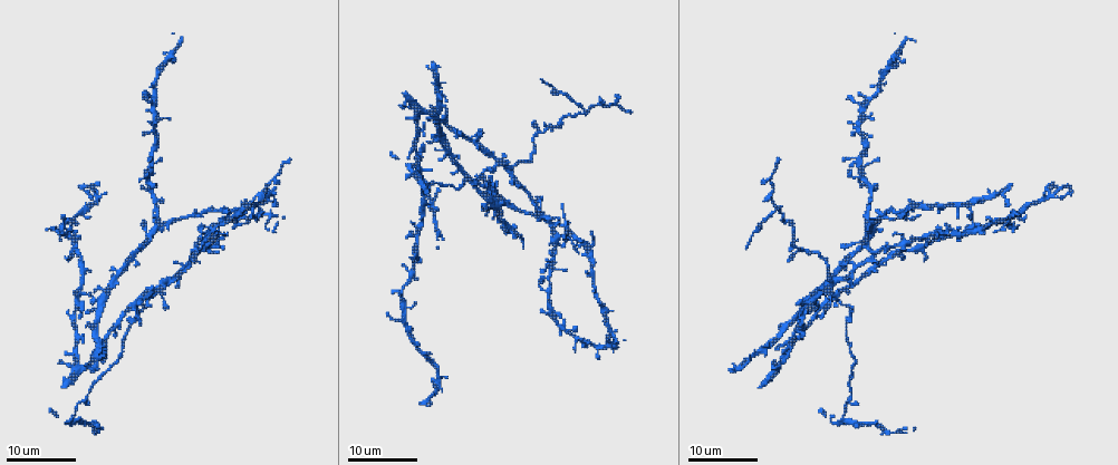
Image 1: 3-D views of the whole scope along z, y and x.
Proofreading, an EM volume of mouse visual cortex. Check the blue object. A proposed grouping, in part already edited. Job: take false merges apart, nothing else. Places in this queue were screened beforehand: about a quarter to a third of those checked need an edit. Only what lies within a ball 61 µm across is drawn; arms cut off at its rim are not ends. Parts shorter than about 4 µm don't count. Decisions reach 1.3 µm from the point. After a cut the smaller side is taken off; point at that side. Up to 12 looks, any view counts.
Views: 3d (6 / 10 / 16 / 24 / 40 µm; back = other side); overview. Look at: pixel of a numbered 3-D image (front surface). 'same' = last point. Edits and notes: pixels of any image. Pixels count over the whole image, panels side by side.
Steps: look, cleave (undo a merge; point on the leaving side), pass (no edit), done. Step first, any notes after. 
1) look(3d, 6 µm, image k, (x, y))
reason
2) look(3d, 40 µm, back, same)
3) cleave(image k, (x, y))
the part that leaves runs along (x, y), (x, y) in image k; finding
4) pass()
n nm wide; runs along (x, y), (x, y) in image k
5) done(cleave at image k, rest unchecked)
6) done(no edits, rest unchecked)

look(3d, 24 µm, image 1, (149, 239))
four or more arms meet

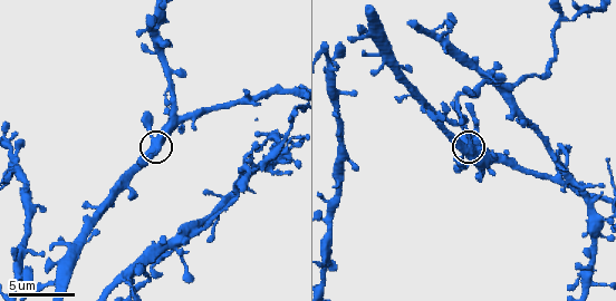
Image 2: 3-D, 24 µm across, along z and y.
look(3d, 6 µm, image 2, (470, 142))

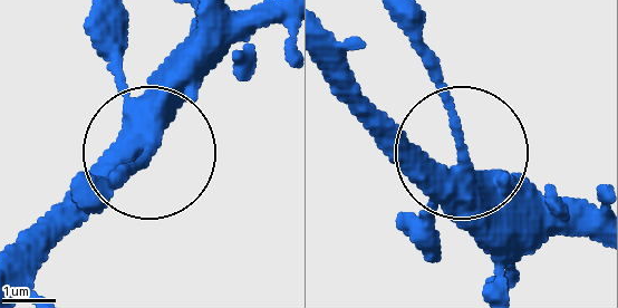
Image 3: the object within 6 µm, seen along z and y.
pass()
4 arms; all the same neuron

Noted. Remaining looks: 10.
look(3d, 10 µm, image 2, (487, 81))
arms run side by side

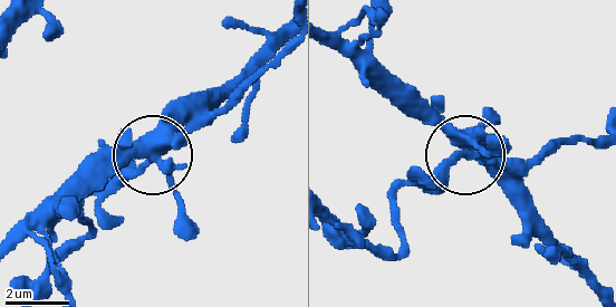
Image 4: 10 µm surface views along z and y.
pass()
300 nm wide; runs along (17, 242), (150, 155), (99, 208) in image 4; all the same neuron

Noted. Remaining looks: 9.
look(3d, 10 µm, image 2, (571, 17))
a narrow waist

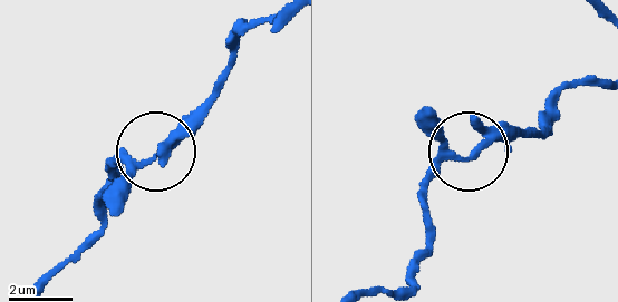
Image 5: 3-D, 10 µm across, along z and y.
look(3d, 6 µm, image 5, (153, 156))
closer look

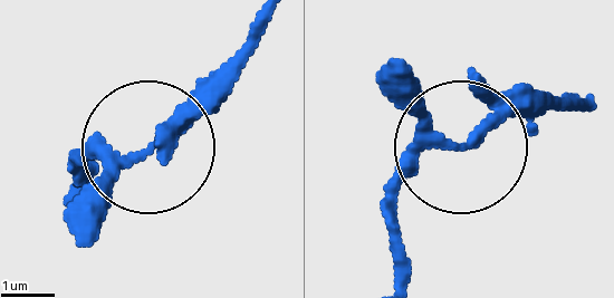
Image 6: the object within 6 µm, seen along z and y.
pass()
one neuron here

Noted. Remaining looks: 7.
look(3d, 16 µm, image 1, (474, 179))
side arm on a straight run

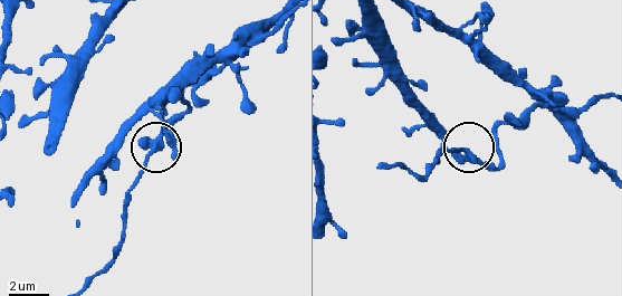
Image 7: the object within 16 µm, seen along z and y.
look(3d, 6 µm, image 7, (463, 152))

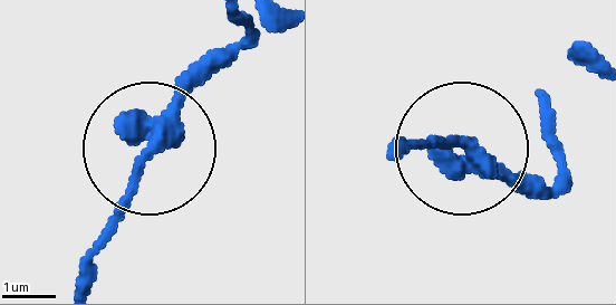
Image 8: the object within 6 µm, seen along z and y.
pass()
3 arms; one neuron here

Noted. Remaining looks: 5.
look(3d, 24 µm, image 1, (779, 207))
three-way junction

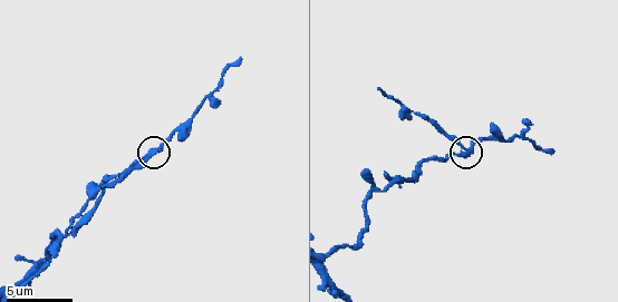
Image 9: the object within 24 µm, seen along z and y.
look(3d, 10 µm, image 9, (465, 151))

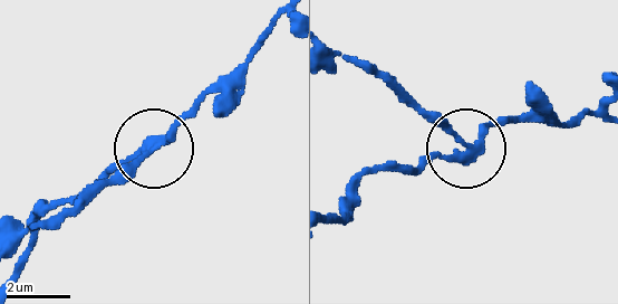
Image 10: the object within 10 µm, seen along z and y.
cleave(image 10, (440, 116))
3 arms; the part that leaves runs along (471, 143), (329, 55) in image 10; a second neuron is stuck on

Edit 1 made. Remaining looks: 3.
look(overview)

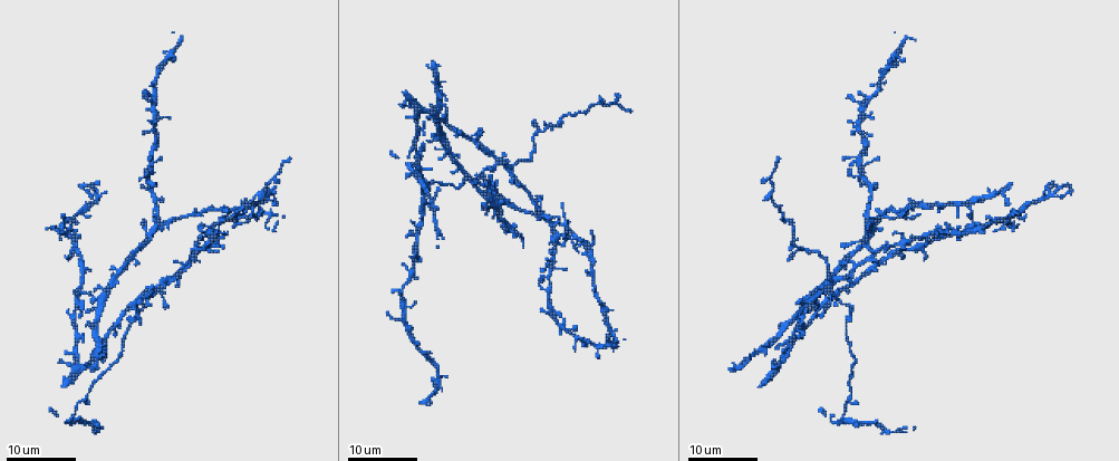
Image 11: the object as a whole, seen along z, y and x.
look(3d, 16 µm, image 11, (782, 342))
four arms meet

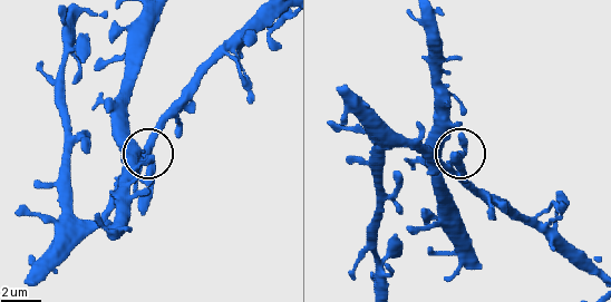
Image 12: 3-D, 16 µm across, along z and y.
look(3d, 10 µm, same)

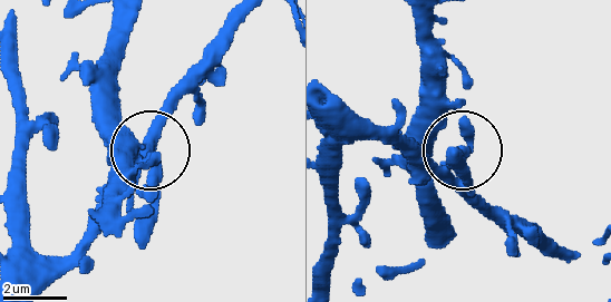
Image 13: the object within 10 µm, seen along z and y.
pass()
4 arms; all the same neuron

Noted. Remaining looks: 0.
done(cleave at image 10, rest unchecked)

